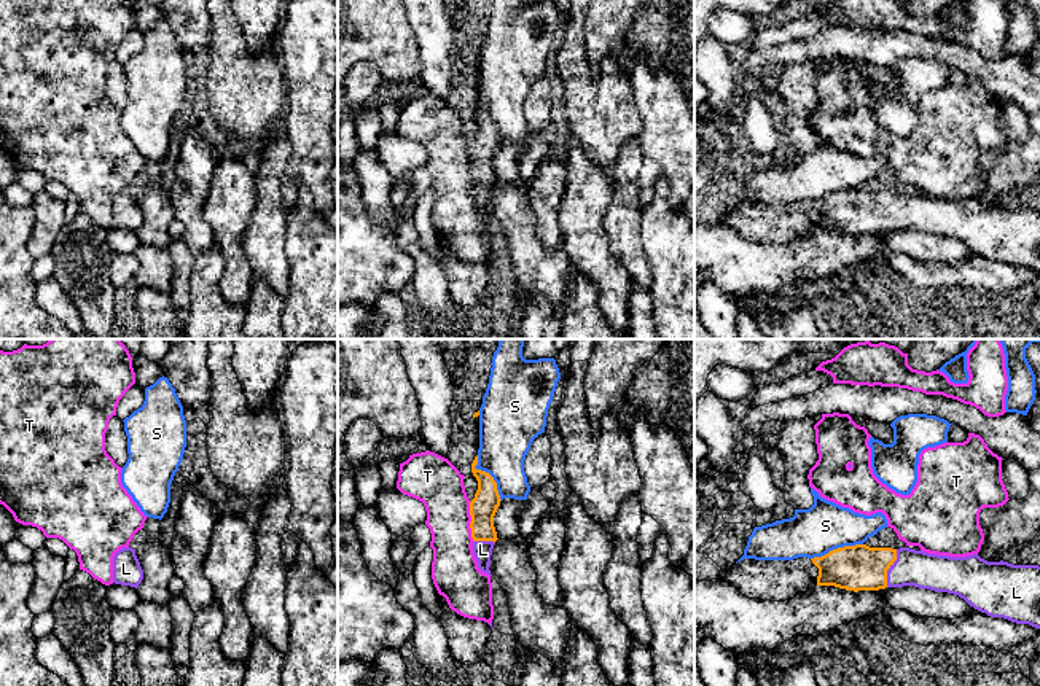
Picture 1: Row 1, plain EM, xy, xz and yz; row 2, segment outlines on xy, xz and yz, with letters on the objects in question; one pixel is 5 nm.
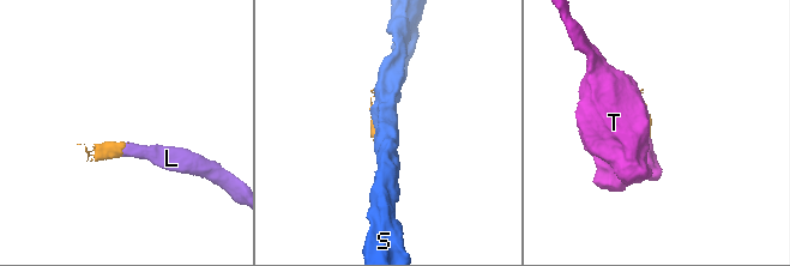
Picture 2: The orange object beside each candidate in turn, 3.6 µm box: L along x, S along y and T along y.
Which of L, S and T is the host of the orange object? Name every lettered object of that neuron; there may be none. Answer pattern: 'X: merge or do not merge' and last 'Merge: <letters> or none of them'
L: merge
S: do not merge
T: do not merge
Merge: L

